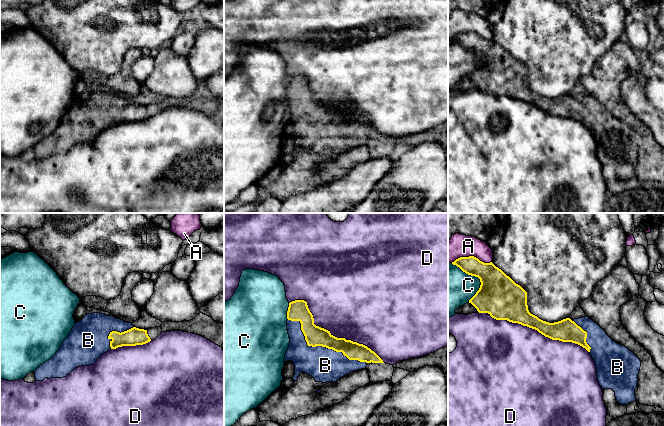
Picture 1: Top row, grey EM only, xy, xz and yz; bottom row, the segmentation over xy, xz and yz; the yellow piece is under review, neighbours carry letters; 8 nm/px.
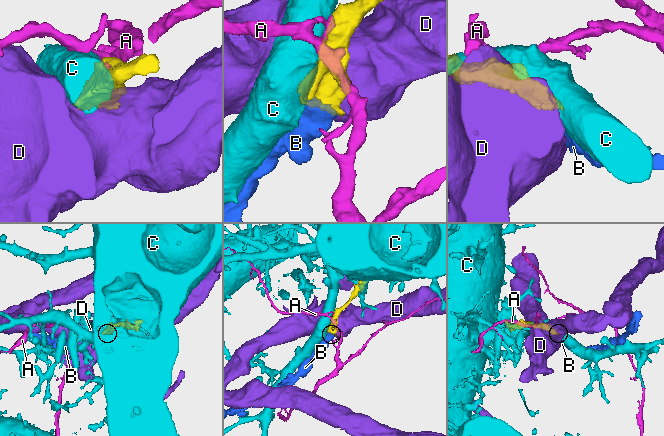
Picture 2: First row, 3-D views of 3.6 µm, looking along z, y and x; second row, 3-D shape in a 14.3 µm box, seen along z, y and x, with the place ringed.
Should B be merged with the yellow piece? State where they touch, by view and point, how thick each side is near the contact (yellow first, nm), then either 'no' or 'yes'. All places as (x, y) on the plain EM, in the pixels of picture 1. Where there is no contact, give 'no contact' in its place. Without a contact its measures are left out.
contact xz (320, 121); calibres 160 and 280 nm; yes

